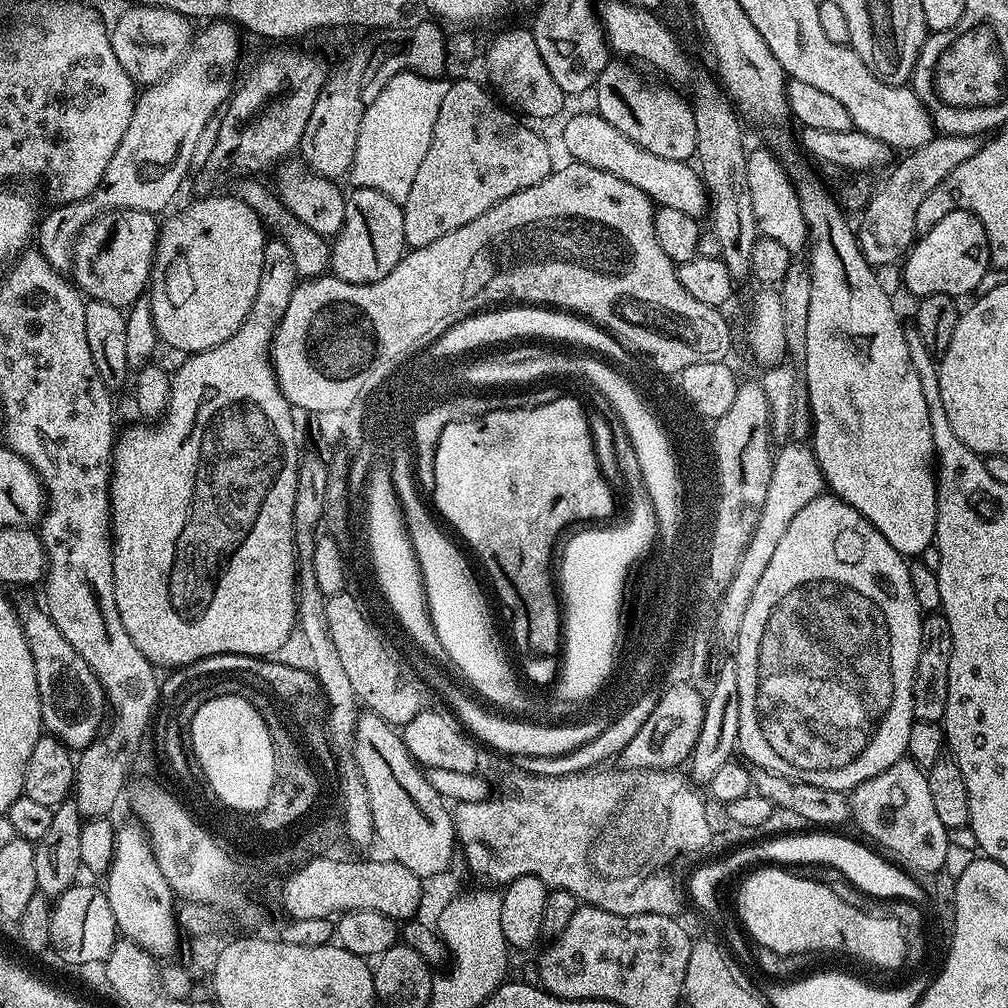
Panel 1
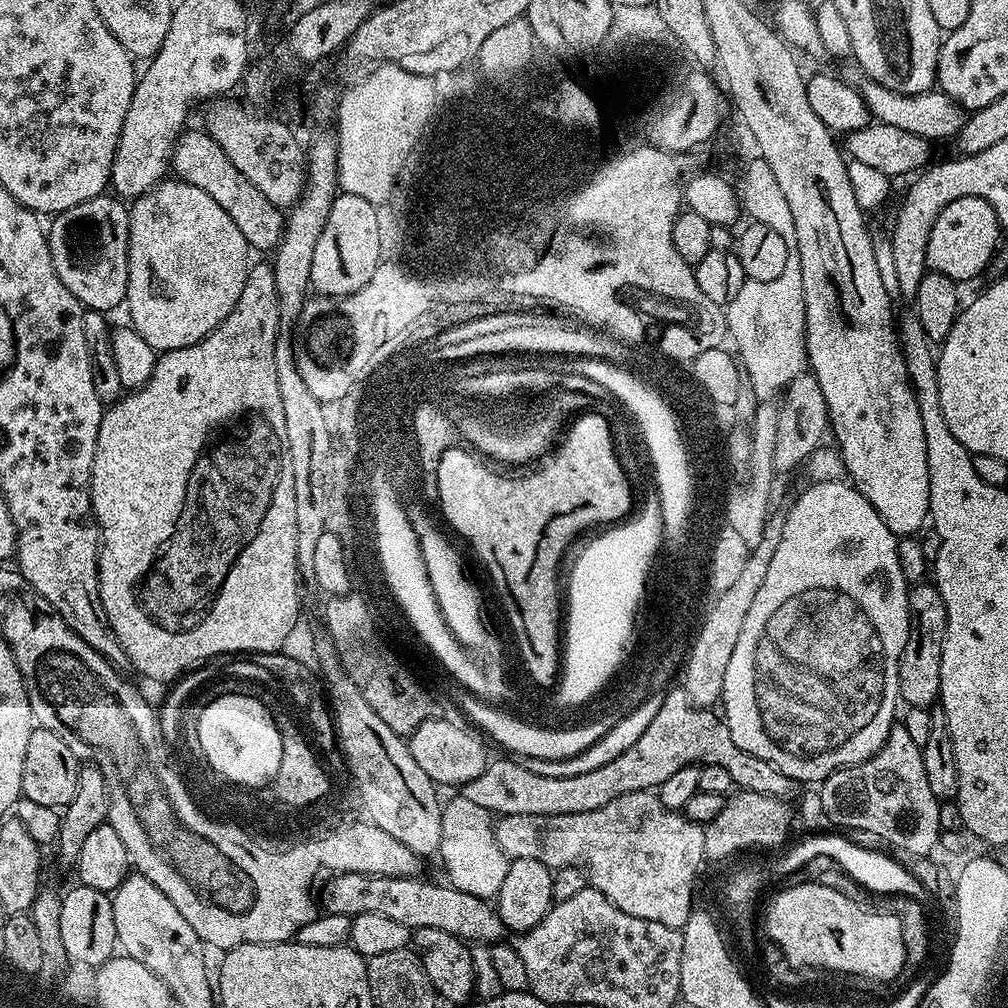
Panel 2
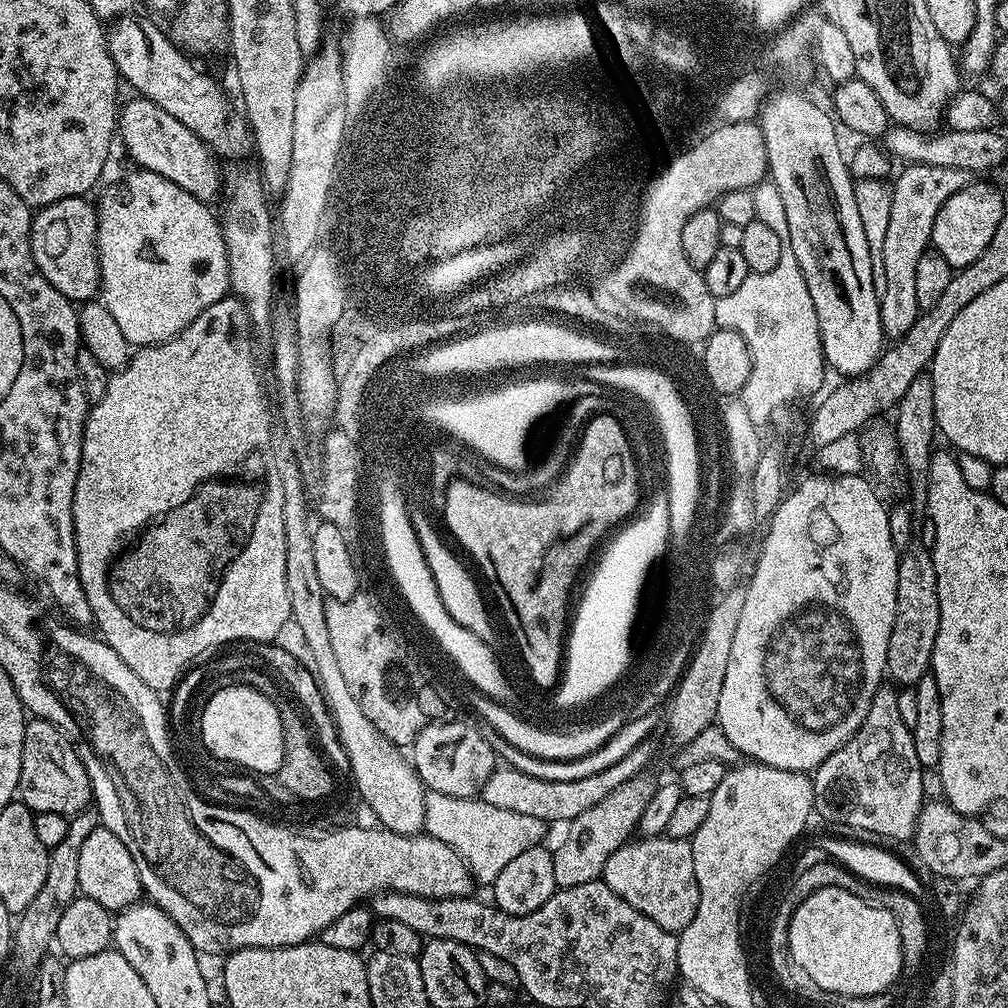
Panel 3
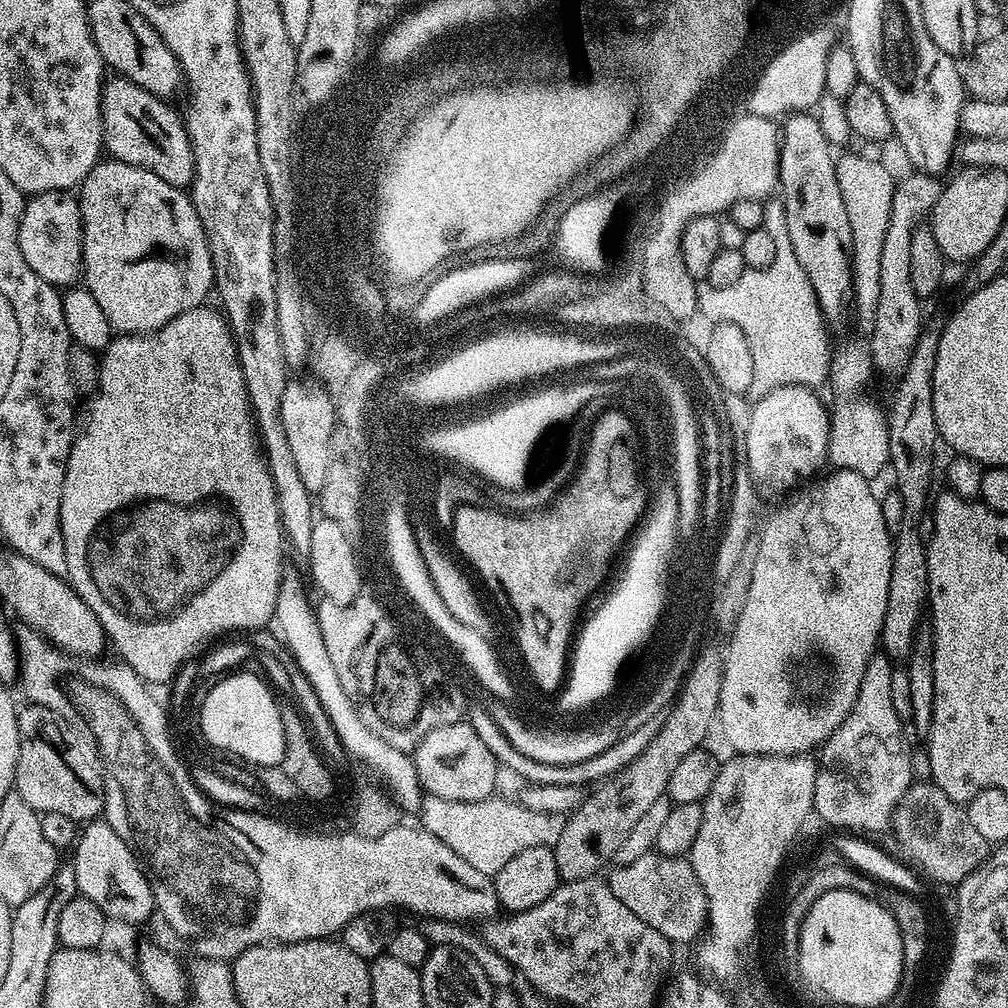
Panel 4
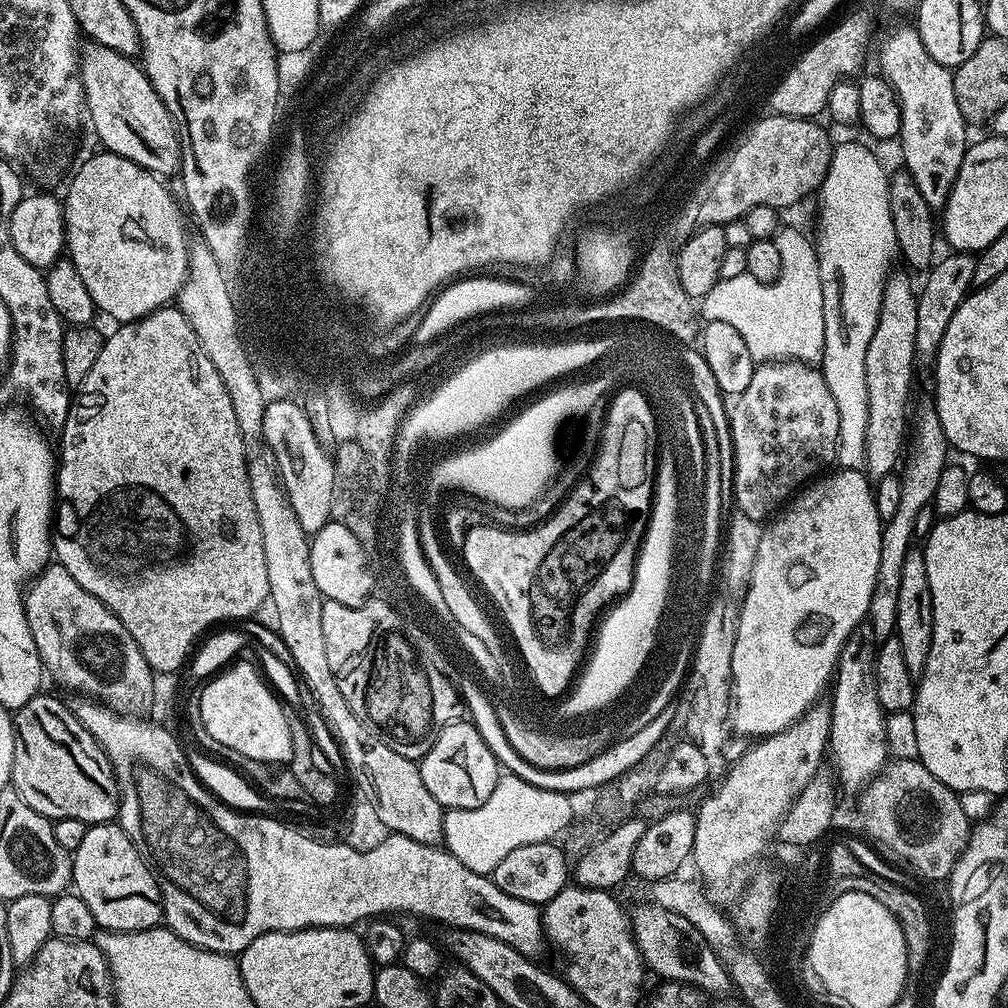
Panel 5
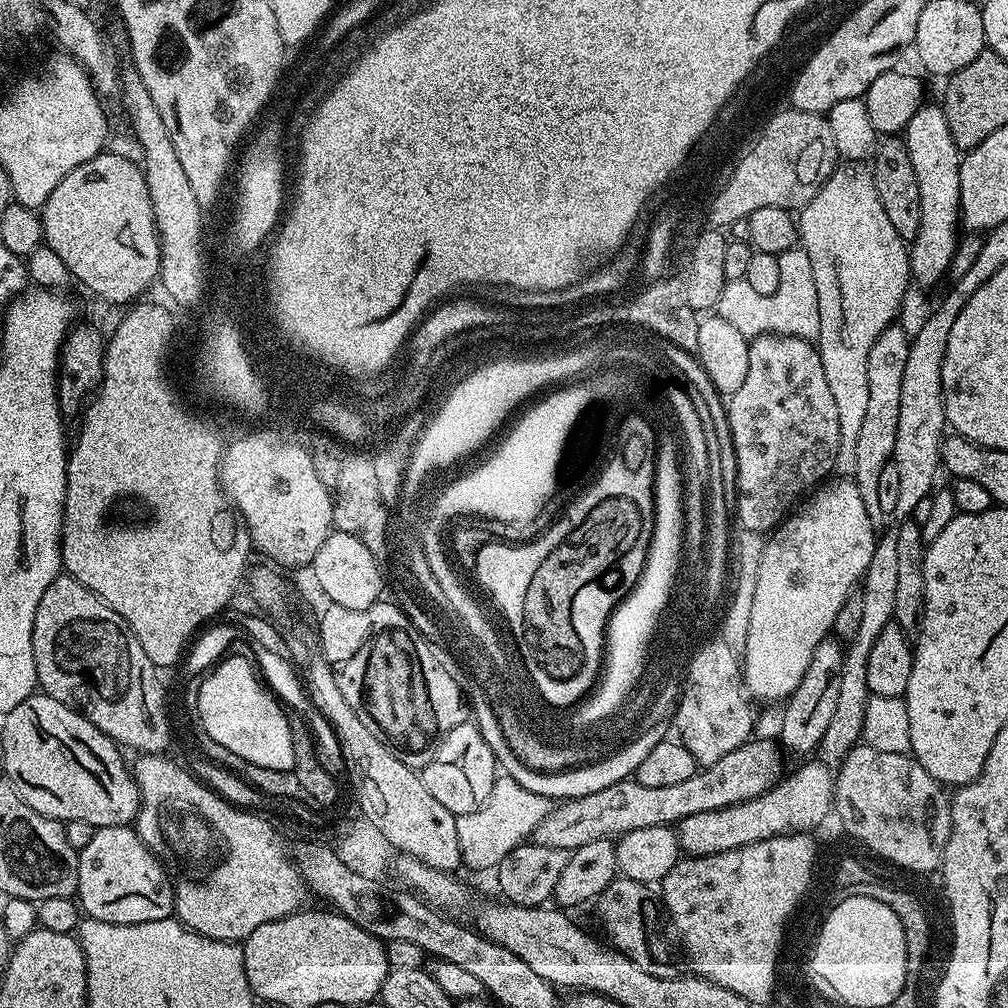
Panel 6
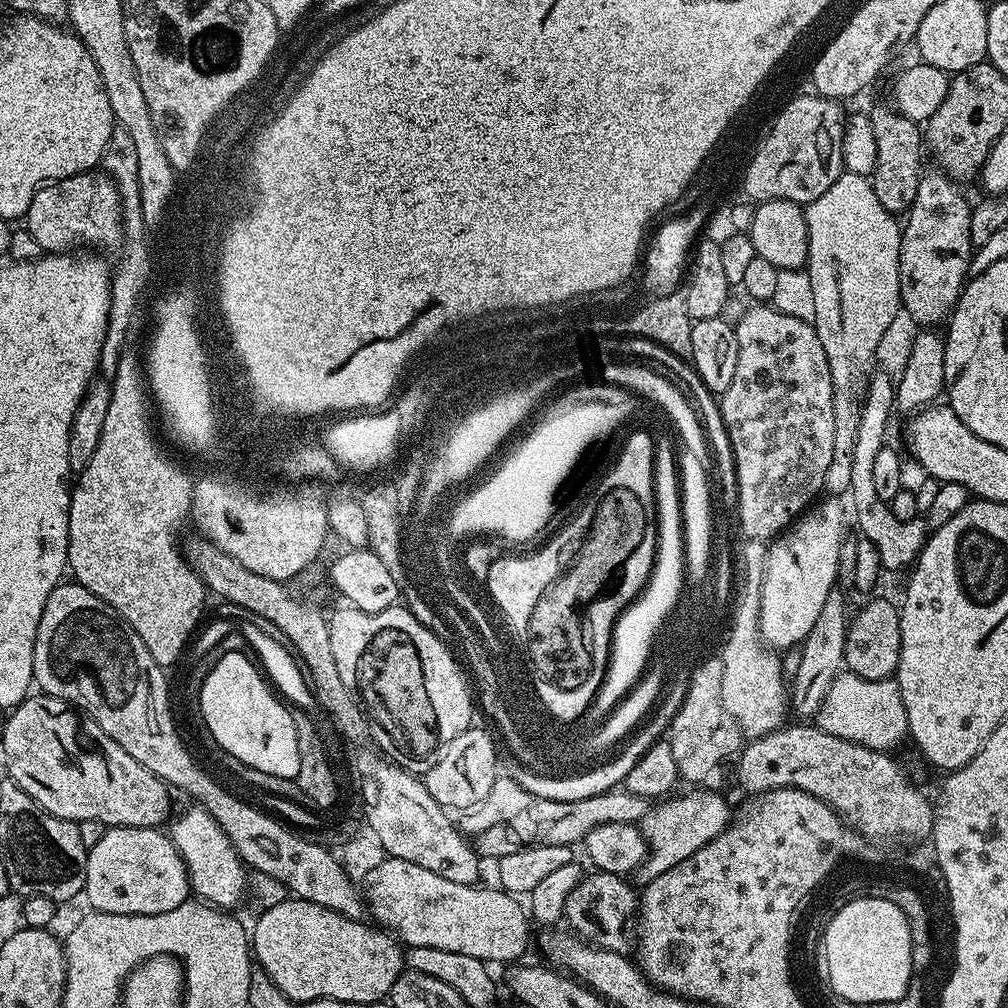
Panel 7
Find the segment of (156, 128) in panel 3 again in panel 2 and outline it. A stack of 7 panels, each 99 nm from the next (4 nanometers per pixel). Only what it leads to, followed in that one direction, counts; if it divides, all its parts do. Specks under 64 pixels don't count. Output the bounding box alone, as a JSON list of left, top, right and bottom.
[171,131,285,253]

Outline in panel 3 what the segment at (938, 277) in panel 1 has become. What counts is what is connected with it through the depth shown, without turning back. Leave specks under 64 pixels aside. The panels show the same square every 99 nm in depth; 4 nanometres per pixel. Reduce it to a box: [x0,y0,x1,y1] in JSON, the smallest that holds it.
[931,182,1005,270]

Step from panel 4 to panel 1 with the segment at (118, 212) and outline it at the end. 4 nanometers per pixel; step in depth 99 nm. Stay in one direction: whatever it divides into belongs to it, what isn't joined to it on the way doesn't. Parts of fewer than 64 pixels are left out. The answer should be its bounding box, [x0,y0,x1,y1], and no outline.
[146,194,266,354]

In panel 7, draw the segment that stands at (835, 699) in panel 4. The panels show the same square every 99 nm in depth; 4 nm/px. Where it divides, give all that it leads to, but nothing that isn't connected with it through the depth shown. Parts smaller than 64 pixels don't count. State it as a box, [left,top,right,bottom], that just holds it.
[760,499,850,649]

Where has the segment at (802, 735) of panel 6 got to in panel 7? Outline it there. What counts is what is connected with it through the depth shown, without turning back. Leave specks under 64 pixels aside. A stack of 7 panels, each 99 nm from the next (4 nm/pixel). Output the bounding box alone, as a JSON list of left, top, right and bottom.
[790,590,850,718]

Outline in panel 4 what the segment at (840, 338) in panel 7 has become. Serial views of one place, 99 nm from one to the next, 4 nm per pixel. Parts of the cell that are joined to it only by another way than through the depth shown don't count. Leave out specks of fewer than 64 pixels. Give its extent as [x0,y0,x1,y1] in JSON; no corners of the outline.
[828,156,896,478]

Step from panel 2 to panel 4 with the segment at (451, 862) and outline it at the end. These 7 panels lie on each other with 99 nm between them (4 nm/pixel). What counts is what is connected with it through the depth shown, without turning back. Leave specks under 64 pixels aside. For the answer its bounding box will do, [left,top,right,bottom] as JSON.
[418,795,565,877]

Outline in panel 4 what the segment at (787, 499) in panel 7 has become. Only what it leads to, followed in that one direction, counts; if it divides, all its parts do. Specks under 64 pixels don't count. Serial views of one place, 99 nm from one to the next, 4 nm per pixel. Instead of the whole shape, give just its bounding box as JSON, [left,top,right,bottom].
[742,384,830,492]

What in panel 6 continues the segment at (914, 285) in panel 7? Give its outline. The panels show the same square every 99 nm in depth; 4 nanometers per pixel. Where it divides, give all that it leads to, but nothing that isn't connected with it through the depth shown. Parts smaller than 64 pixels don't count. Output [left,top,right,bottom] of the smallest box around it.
[906,102,962,288]

